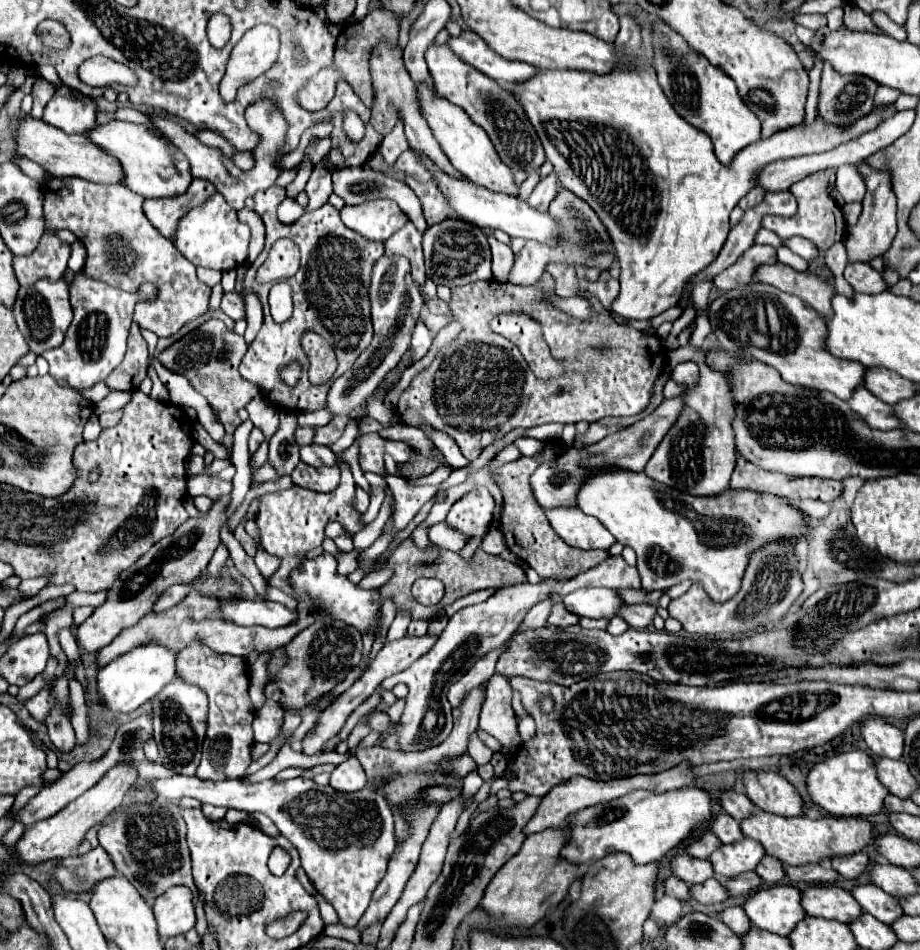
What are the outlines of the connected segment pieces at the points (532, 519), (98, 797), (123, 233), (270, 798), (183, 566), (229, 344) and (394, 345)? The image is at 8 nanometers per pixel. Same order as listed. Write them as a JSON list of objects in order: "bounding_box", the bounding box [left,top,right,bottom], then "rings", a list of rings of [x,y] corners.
[{"bounding_box":[498,440,610,580],"rings":[[[546,440],[540,454],[536,454],[532,458],[520,456],[518,460],[508,462],[508,464],[504,464],[500,468],[498,482],[500,482],[502,494],[504,494],[500,530],[502,530],[504,538],[506,538],[508,548],[518,558],[522,558],[528,566],[532,566],[542,578],[554,576],[554,578],[560,578],[560,580],[568,580],[568,578],[576,576],[578,572],[584,572],[588,568],[598,566],[610,554],[608,552],[598,552],[598,550],[576,550],[574,546],[568,546],[566,542],[562,542],[562,538],[558,534],[554,534],[552,526],[548,526],[548,518],[546,518],[542,506],[536,502],[536,498],[532,494],[532,486],[530,486],[532,470],[536,470],[536,466],[540,466],[540,462],[556,460],[560,454],[562,454],[562,444],[558,444],[554,440]]]},{"bounding_box":[16,764,136,864],"rings":[[[124,764],[114,766],[94,788],[90,788],[86,794],[82,794],[74,802],[70,802],[58,814],[28,826],[24,836],[18,840],[18,846],[16,846],[18,854],[22,856],[22,860],[26,864],[40,864],[44,860],[68,858],[68,856],[76,854],[76,848],[84,840],[86,832],[90,828],[94,828],[96,824],[100,824],[112,810],[116,810],[122,804],[126,790],[132,788],[134,784],[136,784],[136,772],[130,766],[124,766]]]},{"bounding_box":[44,176,210,336],"rings":[[[76,176],[50,178],[48,188],[44,192],[46,230],[58,232],[66,228],[86,246],[88,256],[86,256],[86,266],[82,268],[82,272],[88,274],[88,278],[96,278],[108,286],[114,286],[126,292],[138,292],[144,282],[154,284],[158,290],[156,298],[136,304],[134,322],[140,324],[140,328],[152,330],[156,336],[172,336],[186,322],[194,320],[196,316],[208,310],[210,288],[196,278],[196,266],[192,266],[192,262],[188,262],[168,238],[164,238],[160,232],[154,230],[154,226],[148,222],[142,210],[144,200],[146,198],[140,198],[138,194],[130,192],[124,184],[96,184],[84,178],[76,178]]]},{"bounding_box":[132,776,394,926],"rings":[[[170,776],[152,782],[136,784],[132,790],[150,788],[166,800],[192,796],[202,804],[242,808],[248,812],[266,814],[300,852],[302,868],[310,882],[338,912],[344,926],[356,926],[366,912],[374,888],[386,874],[388,858],[394,846],[394,820],[388,800],[380,790],[362,788],[358,792],[338,792],[332,786],[320,786],[308,778],[294,780],[264,780],[260,784],[244,784],[240,780],[210,782],[188,776]]]},{"bounding_box":[78,494,230,652],"rings":[[[230,494],[216,500],[212,510],[204,518],[188,518],[172,536],[156,542],[132,568],[124,570],[114,582],[108,594],[108,602],[94,610],[94,614],[78,626],[78,646],[86,652],[98,652],[108,646],[124,628],[134,626],[154,610],[160,594],[172,584],[184,584],[194,580],[206,570],[214,550],[220,546],[218,530],[226,522],[226,508],[230,504]]]},{"bounding_box":[158,318,260,448],"rings":[[[210,318],[200,328],[188,332],[180,340],[176,340],[172,346],[162,350],[158,356],[164,368],[188,378],[192,388],[208,400],[208,404],[212,406],[212,410],[216,412],[216,416],[220,418],[226,430],[226,438],[222,440],[222,444],[226,444],[228,448],[232,448],[232,432],[240,424],[236,410],[246,406],[250,398],[254,398],[260,392],[257,385],[242,378],[238,372],[238,364],[242,356],[246,354],[246,350],[248,346],[243,336],[232,332],[222,320]]]},{"bounding_box":[314,256,424,446],"rings":[[[382,256],[376,262],[372,270],[372,286],[370,286],[374,338],[370,346],[358,356],[354,370],[348,370],[348,376],[340,376],[332,382],[332,388],[326,398],[326,406],[332,412],[332,420],[326,426],[314,428],[314,444],[330,446],[336,442],[350,420],[350,412],[358,408],[376,390],[376,386],[384,380],[384,376],[400,362],[400,358],[408,350],[416,320],[424,304],[418,288],[412,288],[412,284],[406,280],[408,274],[410,274],[410,260],[404,256]]]}]

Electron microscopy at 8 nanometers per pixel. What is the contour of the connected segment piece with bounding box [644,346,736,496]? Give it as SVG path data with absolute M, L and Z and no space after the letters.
M682 346L669 351L665 364L667 371L684 361L694 361L700 366L700 382L694 390L686 396L686 406L676 420L676 424L670 428L670 432L660 442L658 450L646 464L646 474L666 486L672 486L676 490L684 490L692 496L714 496L728 488L730 476L736 464L736 446L734 446L734 434L732 434L732 418L734 418L734 404L730 396L728 382L722 372L714 372L704 362L704 352L700 348Z

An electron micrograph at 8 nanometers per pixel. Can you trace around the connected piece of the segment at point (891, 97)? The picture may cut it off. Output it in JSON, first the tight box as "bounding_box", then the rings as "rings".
{"bounding_box":[876,86,900,106],"rings":[[[880,86],[878,92],[876,92],[876,106],[886,106],[886,104],[892,104],[896,102],[896,98],[900,96],[900,90],[892,90],[890,86]]]}

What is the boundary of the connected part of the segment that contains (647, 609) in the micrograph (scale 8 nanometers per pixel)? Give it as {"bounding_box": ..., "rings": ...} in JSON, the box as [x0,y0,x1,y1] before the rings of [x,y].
{"bounding_box":[620,604,656,628],"rings":[[[632,604],[632,606],[624,606],[620,616],[634,628],[650,628],[652,620],[656,616],[656,606],[650,604]]]}

